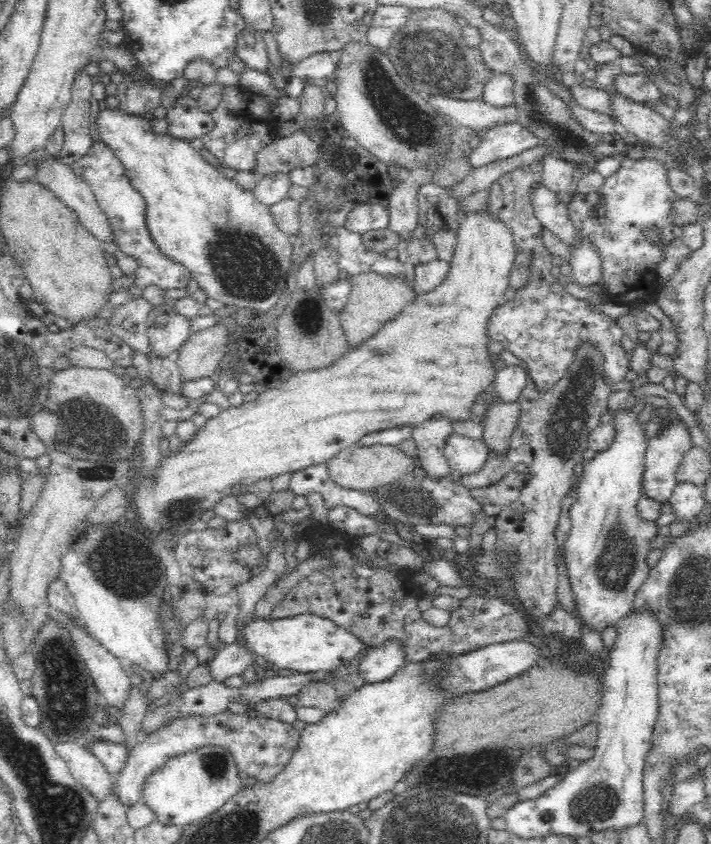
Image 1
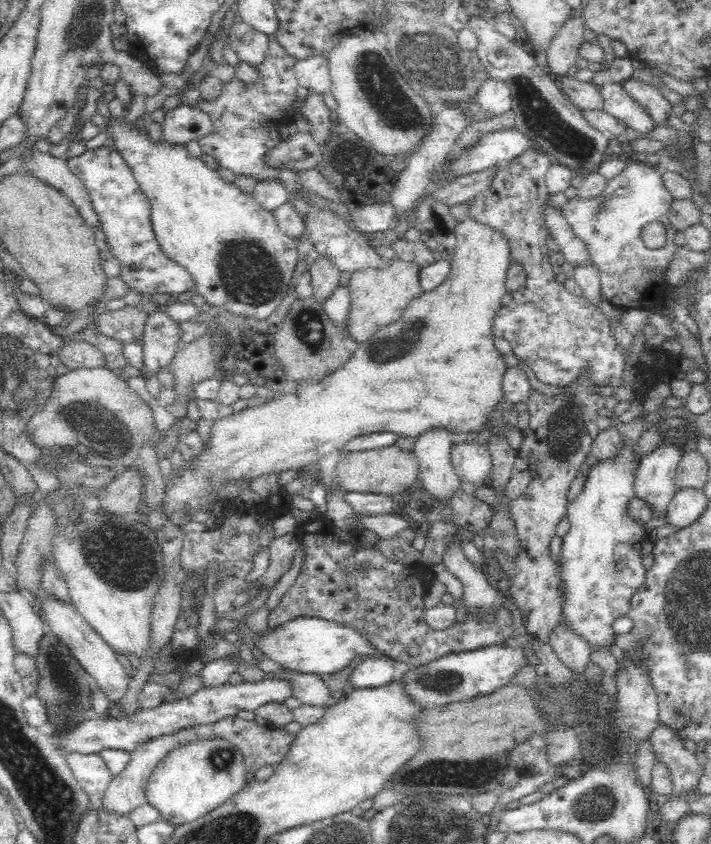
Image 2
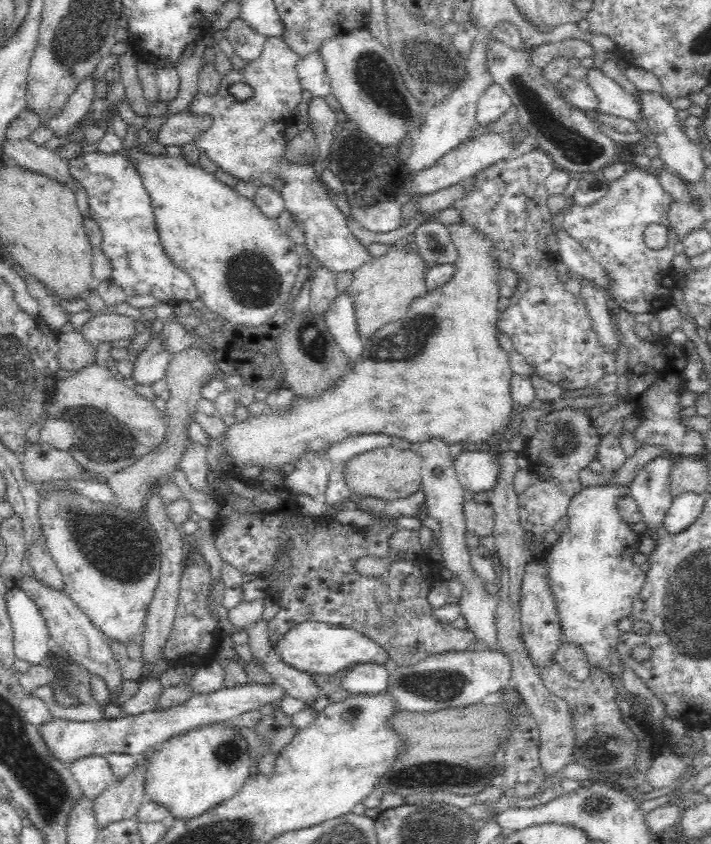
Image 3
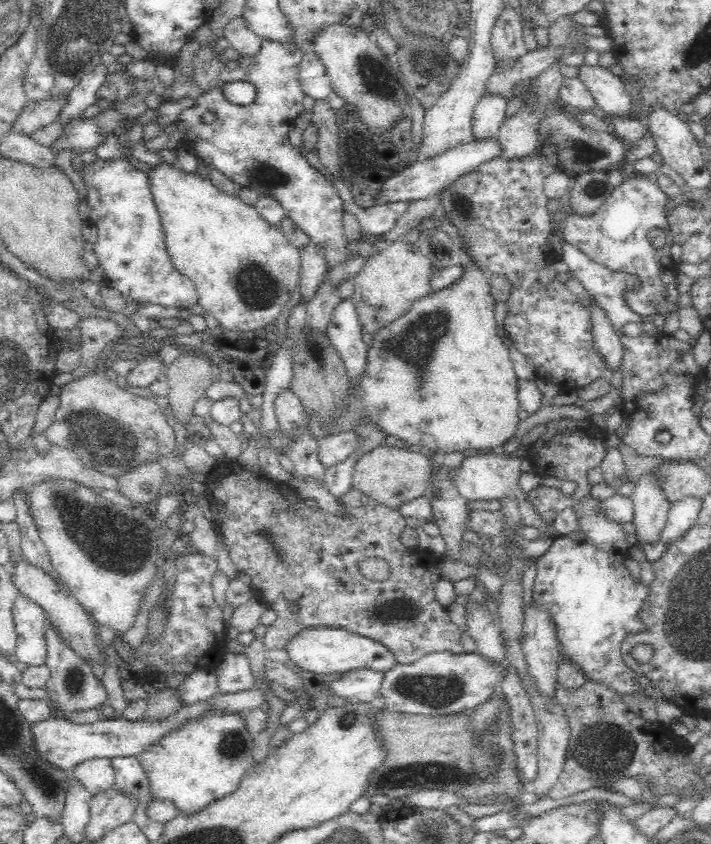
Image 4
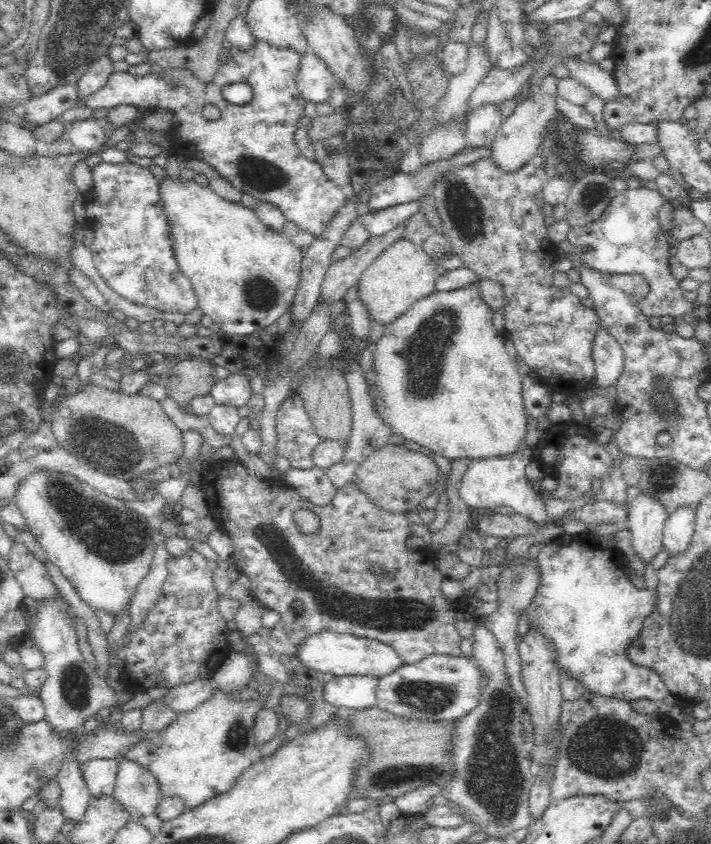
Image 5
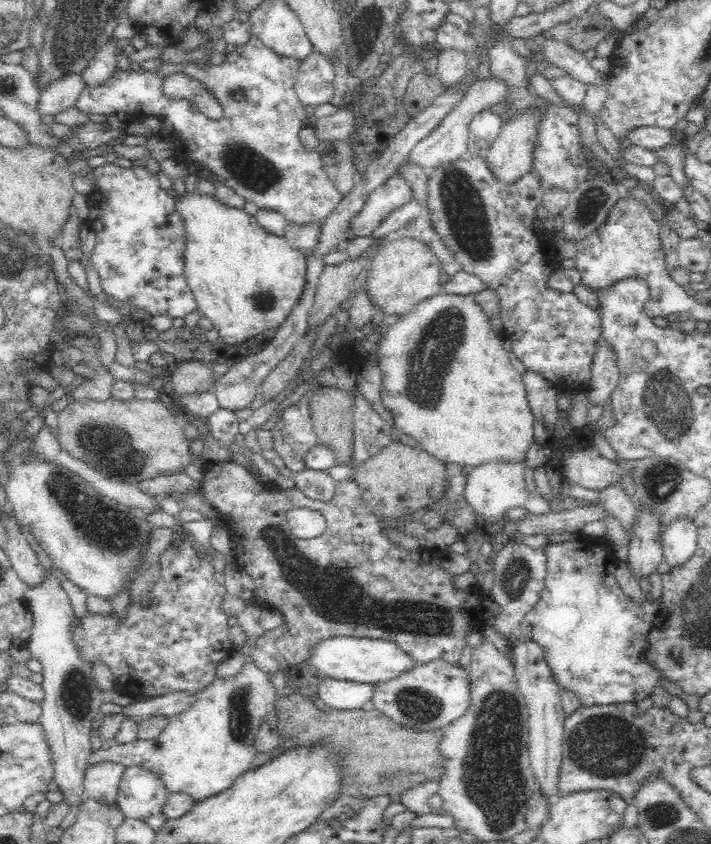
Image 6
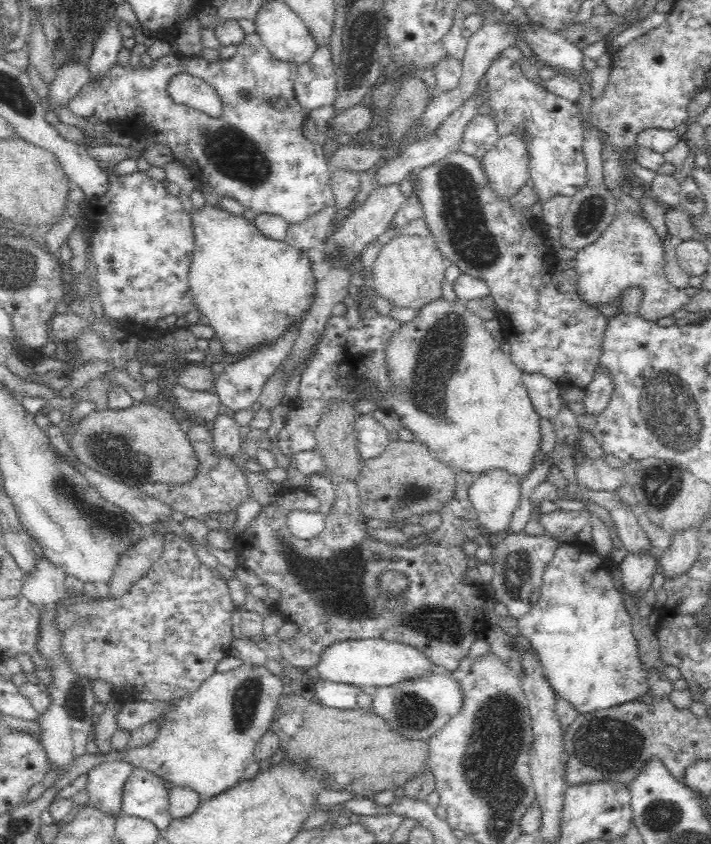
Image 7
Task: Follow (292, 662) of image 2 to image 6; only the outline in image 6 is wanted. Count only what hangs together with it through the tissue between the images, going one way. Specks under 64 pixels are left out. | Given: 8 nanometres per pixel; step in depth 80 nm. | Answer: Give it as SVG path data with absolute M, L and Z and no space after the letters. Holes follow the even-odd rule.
M333 636L332 639L323 641L314 650L312 658L307 663L314 666L324 677L372 686L391 682L422 665L394 642L381 639L358 639L350 636Z

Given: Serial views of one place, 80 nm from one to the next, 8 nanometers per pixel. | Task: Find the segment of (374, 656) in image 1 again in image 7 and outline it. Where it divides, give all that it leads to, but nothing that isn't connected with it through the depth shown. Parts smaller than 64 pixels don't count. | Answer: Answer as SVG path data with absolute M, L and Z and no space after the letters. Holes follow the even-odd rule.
M321 679L314 688L314 701L320 705L340 710L353 709L360 690L350 684Z

